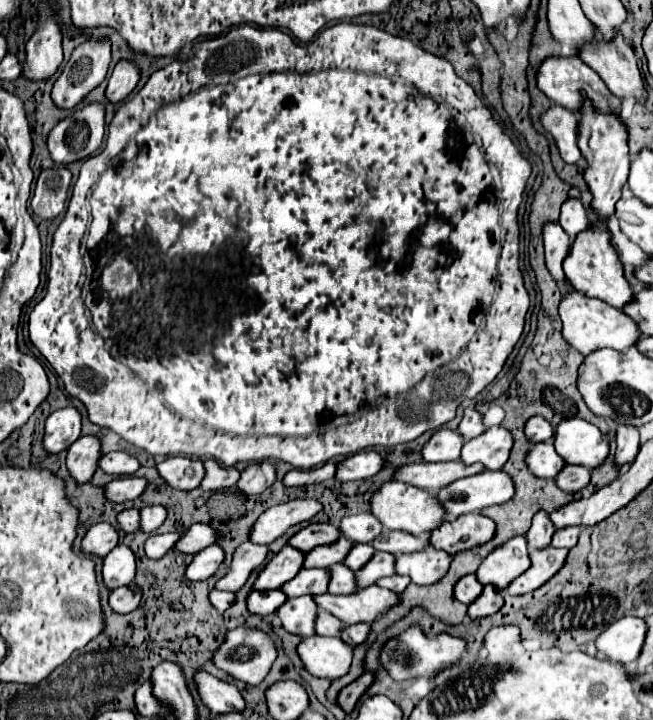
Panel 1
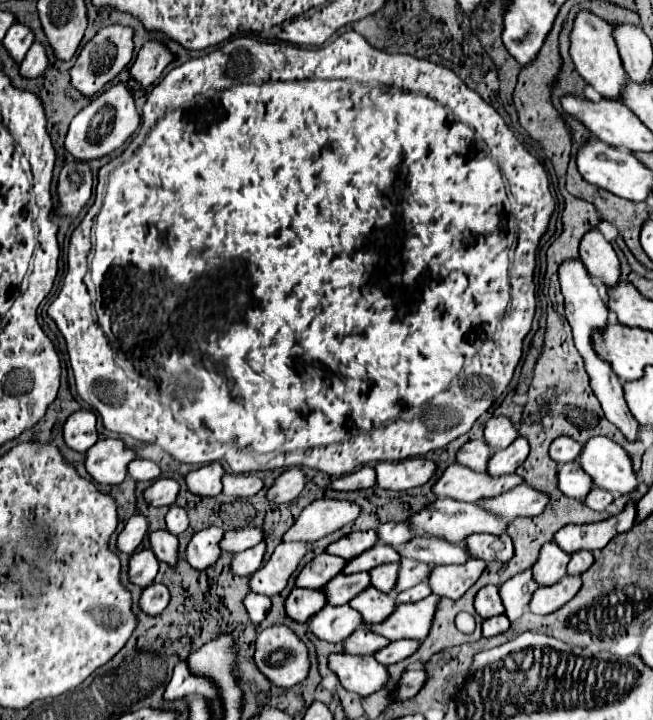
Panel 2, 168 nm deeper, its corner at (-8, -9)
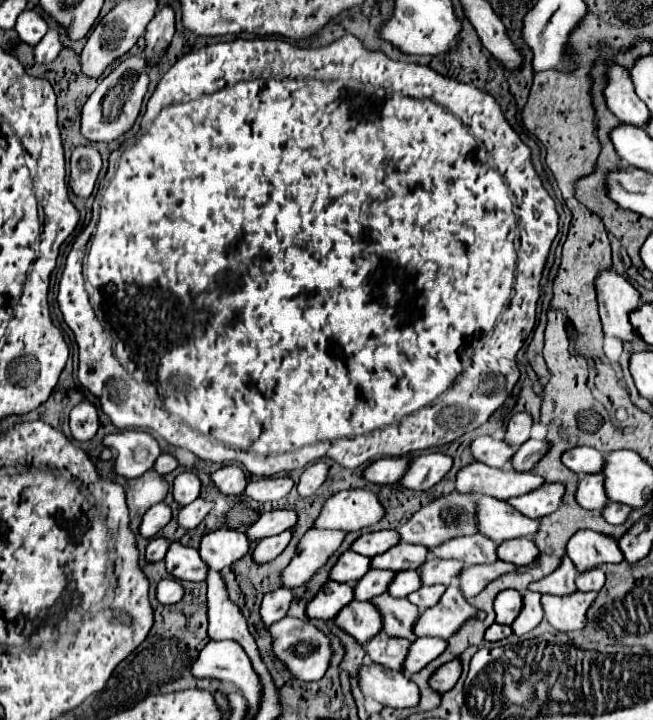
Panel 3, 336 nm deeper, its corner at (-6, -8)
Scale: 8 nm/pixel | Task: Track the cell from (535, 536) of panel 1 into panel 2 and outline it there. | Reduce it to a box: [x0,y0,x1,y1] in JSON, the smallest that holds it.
[533,542,569,586]

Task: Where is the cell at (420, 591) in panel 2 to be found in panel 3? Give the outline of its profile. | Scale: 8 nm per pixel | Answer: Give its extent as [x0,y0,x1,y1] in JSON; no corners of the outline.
[407,585,445,611]

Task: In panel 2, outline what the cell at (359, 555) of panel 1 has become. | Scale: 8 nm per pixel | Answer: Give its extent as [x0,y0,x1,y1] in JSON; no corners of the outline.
[369,564,399,592]

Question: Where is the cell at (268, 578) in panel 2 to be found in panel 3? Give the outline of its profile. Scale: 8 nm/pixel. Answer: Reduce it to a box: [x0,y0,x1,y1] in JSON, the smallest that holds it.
[281,529,347,587]

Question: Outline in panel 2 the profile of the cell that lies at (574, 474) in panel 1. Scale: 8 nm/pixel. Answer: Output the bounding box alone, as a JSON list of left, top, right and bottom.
[583,486,613,512]

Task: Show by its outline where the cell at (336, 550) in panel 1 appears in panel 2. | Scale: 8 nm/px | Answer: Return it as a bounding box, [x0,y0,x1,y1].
[343,546,399,574]

